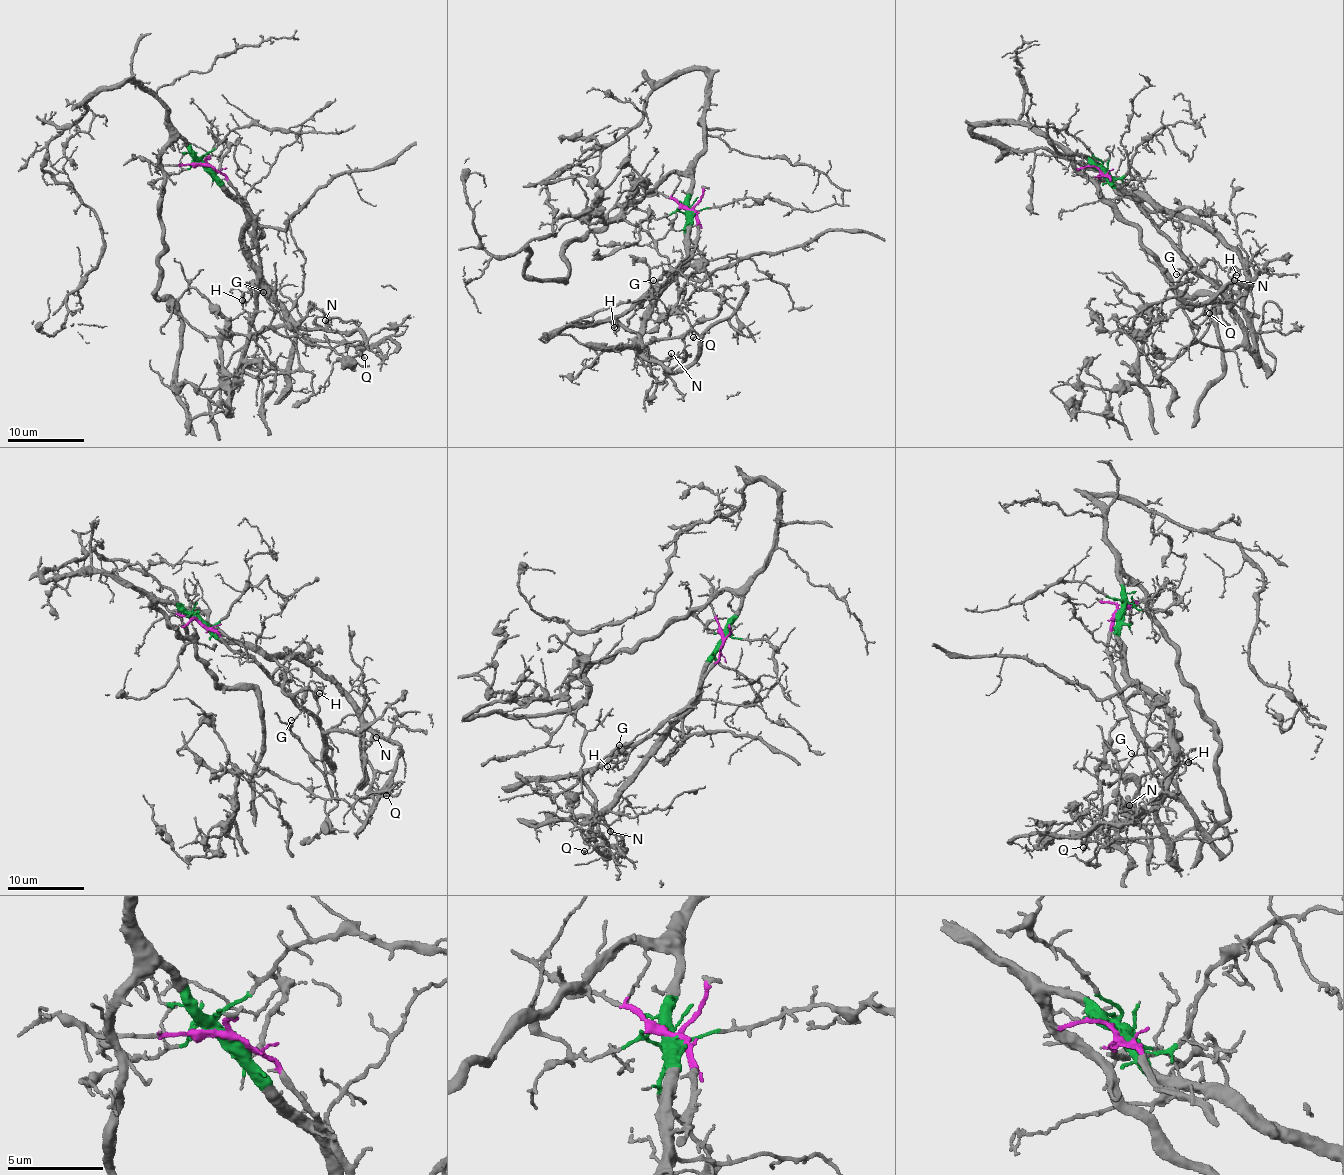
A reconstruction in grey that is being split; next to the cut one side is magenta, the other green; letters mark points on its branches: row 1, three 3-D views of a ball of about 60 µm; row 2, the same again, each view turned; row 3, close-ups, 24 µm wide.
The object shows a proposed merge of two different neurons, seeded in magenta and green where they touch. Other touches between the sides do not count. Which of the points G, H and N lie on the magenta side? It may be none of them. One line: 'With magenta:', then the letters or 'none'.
With magenta: G, H

